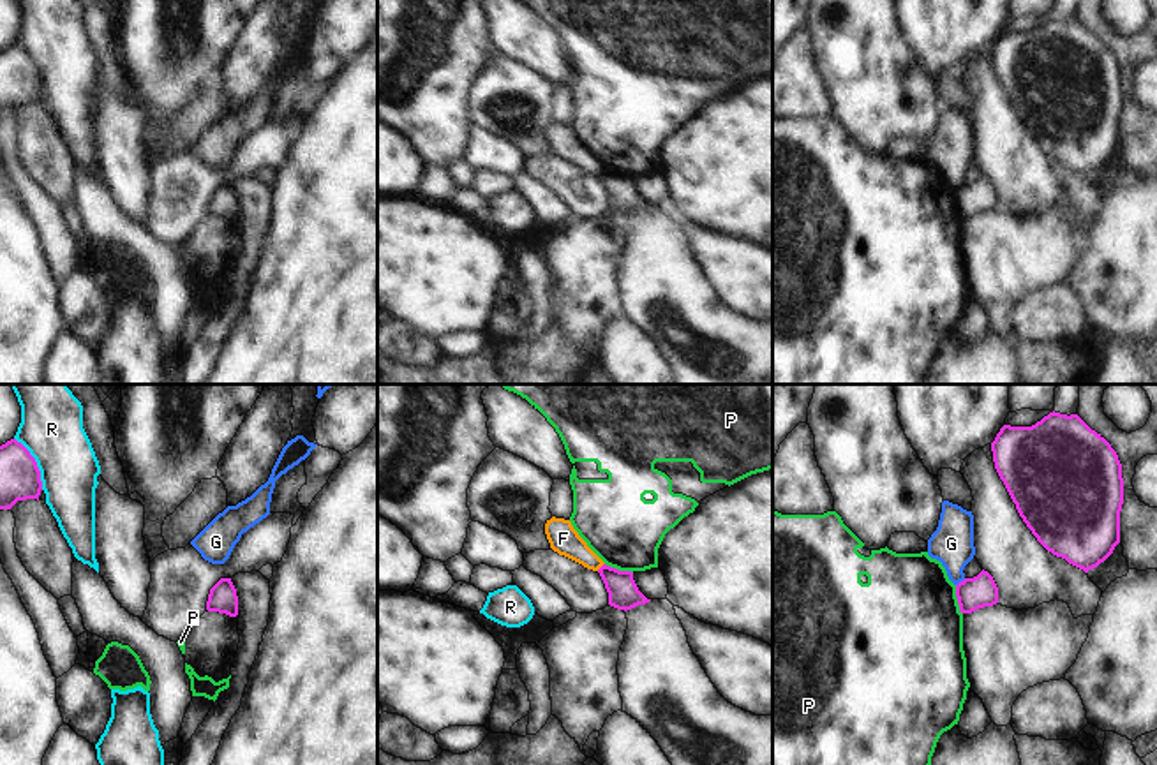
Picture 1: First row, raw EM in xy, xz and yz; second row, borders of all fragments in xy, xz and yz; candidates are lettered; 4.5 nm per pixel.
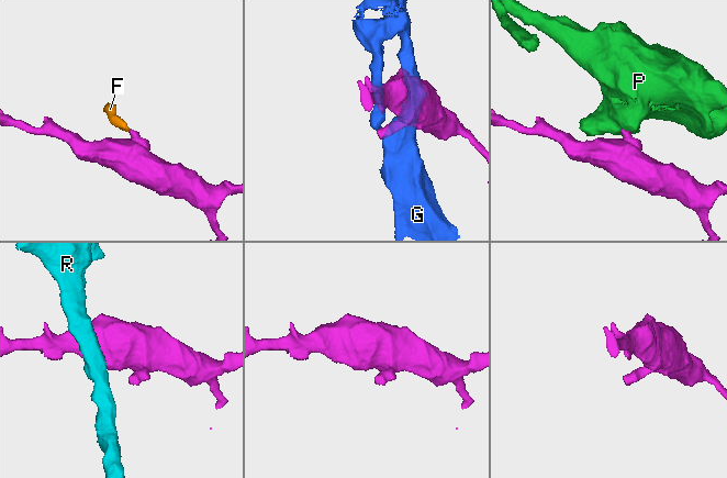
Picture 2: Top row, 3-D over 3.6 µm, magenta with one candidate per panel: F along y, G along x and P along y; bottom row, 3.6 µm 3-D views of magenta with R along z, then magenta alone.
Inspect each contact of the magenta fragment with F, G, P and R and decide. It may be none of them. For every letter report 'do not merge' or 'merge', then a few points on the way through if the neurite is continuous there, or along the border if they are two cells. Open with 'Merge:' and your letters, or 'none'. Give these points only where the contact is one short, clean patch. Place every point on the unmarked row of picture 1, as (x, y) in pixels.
Merge: none
F: do not merge; border xz (604, 168), (597, 175)
G: do not merge; border yz (965, 184), (956, 191)
P: do not merge; border yz (955, 191), (962, 219)
R: do not merge

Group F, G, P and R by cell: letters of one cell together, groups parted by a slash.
F / G / P / R

